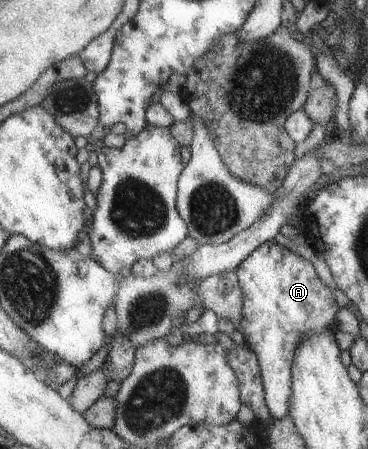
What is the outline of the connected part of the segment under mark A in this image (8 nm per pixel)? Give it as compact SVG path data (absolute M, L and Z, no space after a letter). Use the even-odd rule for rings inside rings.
M273 239L255 247L234 270L242 296L242 319L235 326L256 356L264 401L273 420L287 414L290 406L290 368L301 335L332 326L337 304L329 288L321 284L313 266L277 246Z

